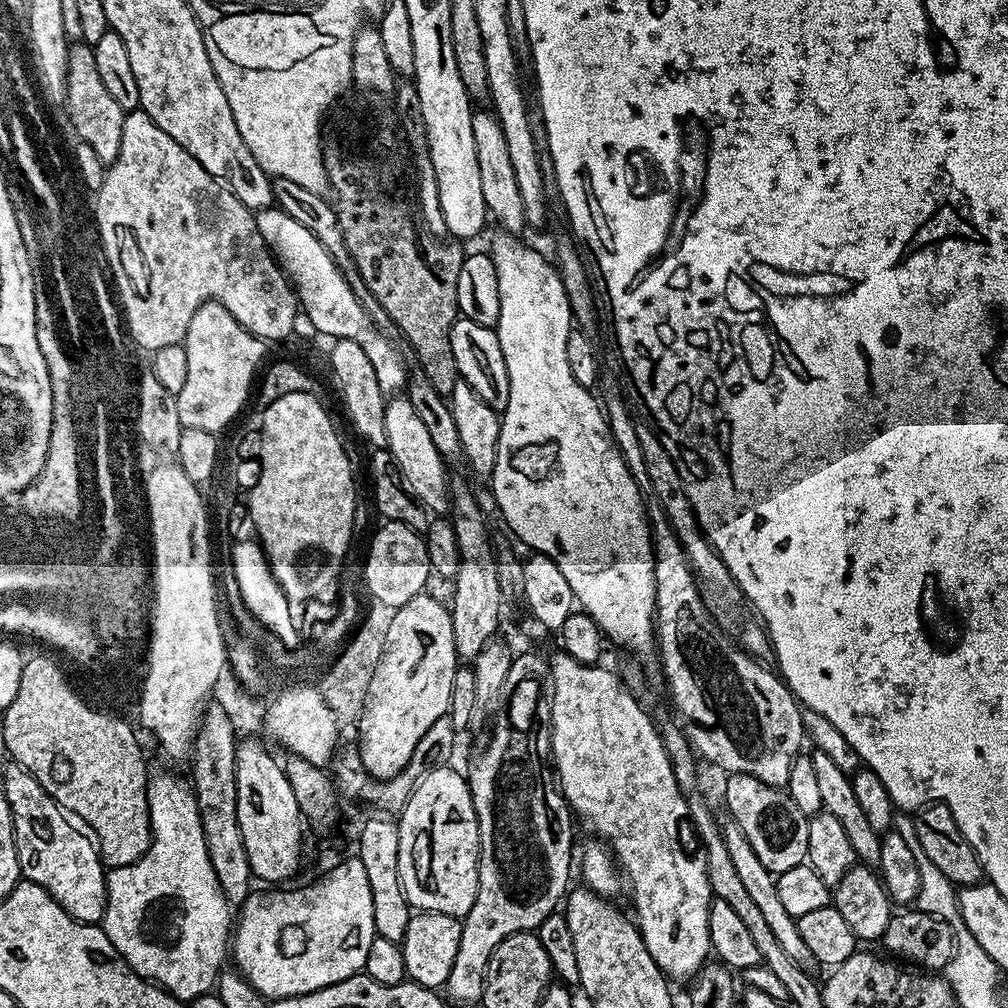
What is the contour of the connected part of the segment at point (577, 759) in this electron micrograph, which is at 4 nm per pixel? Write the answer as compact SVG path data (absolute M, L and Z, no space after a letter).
M562 648L549 653L548 661L552 678L549 725L560 788L569 806L607 843L627 887L632 887L635 919L650 958L654 958L665 977L687 981L704 967L712 952L708 911L714 897L703 859L695 860L680 849L680 819L688 816L688 805L676 785L660 733L651 715L625 690L613 669L582 664Z

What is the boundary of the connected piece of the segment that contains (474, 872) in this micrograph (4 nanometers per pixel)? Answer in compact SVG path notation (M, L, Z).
M452 766L430 770L430 774L426 774L426 778L422 778L422 782L418 782L418 786L412 792L411 796L403 801L404 813L398 816L400 826L400 833L398 834L398 874L402 882L404 897L408 899L409 905L411 905L413 909L422 912L450 914L457 918L465 916L470 910L470 906L474 906L474 898L478 894L478 874L480 873L480 835L478 834L478 822L481 817L476 813L478 804L477 801L472 799L472 789L469 781L465 779L461 773L460 776L452 769Z

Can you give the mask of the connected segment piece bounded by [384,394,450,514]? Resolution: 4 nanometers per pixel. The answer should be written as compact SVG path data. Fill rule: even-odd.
M396 394L384 405L384 435L386 447L396 459L396 465L400 471L401 478L408 486L408 491L424 505L425 509L432 514L444 514L450 508L450 475L446 463L434 450L434 442L430 439L430 433L422 418L410 406L407 395ZM448 471L448 472L447 472Z

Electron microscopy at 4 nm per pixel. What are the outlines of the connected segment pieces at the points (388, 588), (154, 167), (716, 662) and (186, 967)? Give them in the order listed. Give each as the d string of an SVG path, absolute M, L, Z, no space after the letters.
M389 520L381 523L381 528L372 536L372 545L368 548L368 561L364 564L364 580L362 576L362 584L368 587L368 592L373 597L375 603L385 604L393 610L402 607L406 602L410 602L410 598L421 595L425 591L424 588L428 584L428 576L430 577L430 569L428 567L428 551L424 545L424 537L419 532L415 532L410 526L406 526L402 522L394 522Z
M143 110L124 113L122 146L118 150L118 158L114 158L114 162L107 165L104 181L99 192L95 193L94 200L96 200L94 223L103 247L103 259L106 261L107 271L114 281L115 291L118 293L118 304L122 309L123 319L126 321L127 335L137 349L139 349L138 347L148 348L147 351L153 353L157 352L162 346L181 343L186 330L190 326L190 318L194 318L198 306L209 302L226 306L226 310L230 310L232 317L245 330L251 332L254 336L259 336L265 342L284 340L288 335L290 337L293 335L298 315L296 293L292 285L289 284L288 277L284 275L284 271L276 263L276 257L266 246L262 234L258 234L253 209L246 207L242 202L238 202L238 198L229 188L215 180L189 152L182 150L182 146L178 146L178 142L174 142L174 138L170 138L170 134L166 134L166 130L158 127Z
M654 498L649 499L646 511L652 529L652 561L656 579L655 647L658 652L660 648L664 680L668 683L669 694L672 695L671 707L677 717L685 716L685 720L682 720L684 737L691 742L697 757L704 759L705 756L710 763L725 768L725 773L750 774L770 786L784 788L790 778L792 764L796 757L801 755L800 743L804 744L806 740L801 705L788 689L788 685L771 667L763 668L759 659L743 652L718 627L696 589L696 576L692 572L688 556L674 534L666 514L660 509L660 504Z
M172 776L151 777L148 785L148 813L152 823L152 841L138 862L130 866L118 866L107 873L108 905L102 927L114 950L118 950L121 958L138 975L153 984L159 984L177 1000L190 1002L215 989L216 978L225 967L230 952L234 912L218 886L218 878L206 850L200 812L196 809L195 791L185 781L184 784Z

